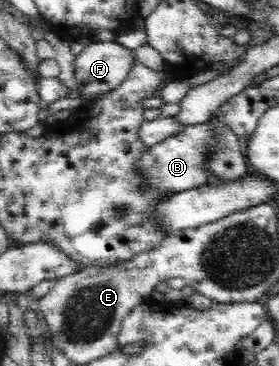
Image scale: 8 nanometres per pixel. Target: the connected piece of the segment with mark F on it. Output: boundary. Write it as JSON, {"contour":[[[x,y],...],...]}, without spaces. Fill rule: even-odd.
{"contour":[[[115,41],[91,43],[75,57],[75,79],[80,87],[79,98],[91,100],[113,91],[129,75],[136,61],[134,50]]]}

